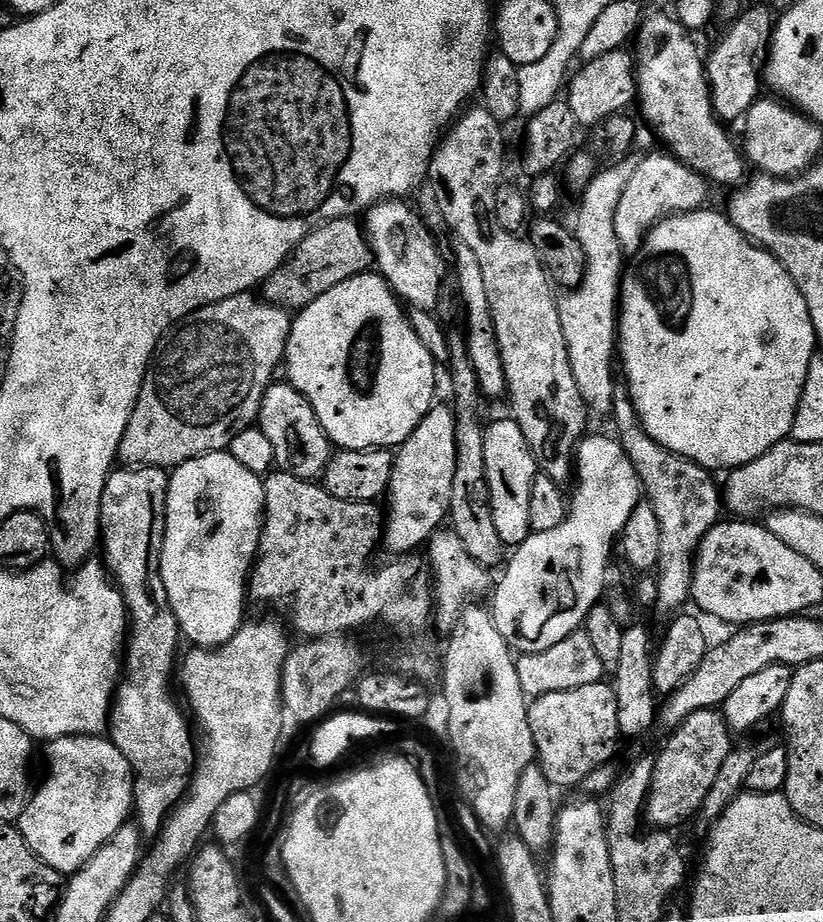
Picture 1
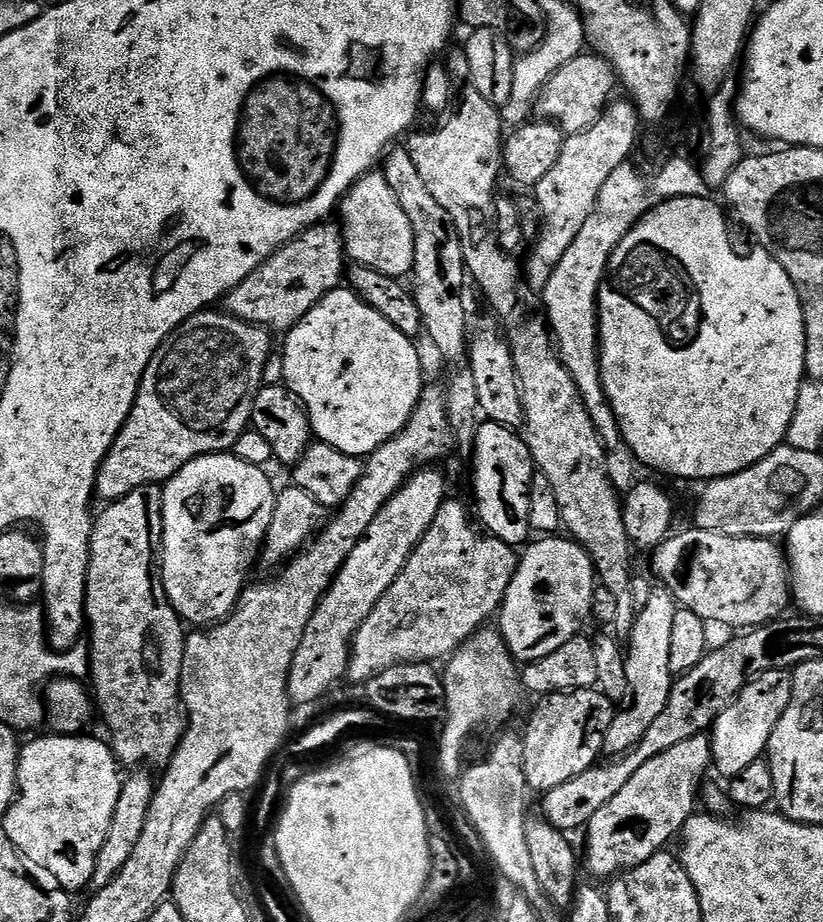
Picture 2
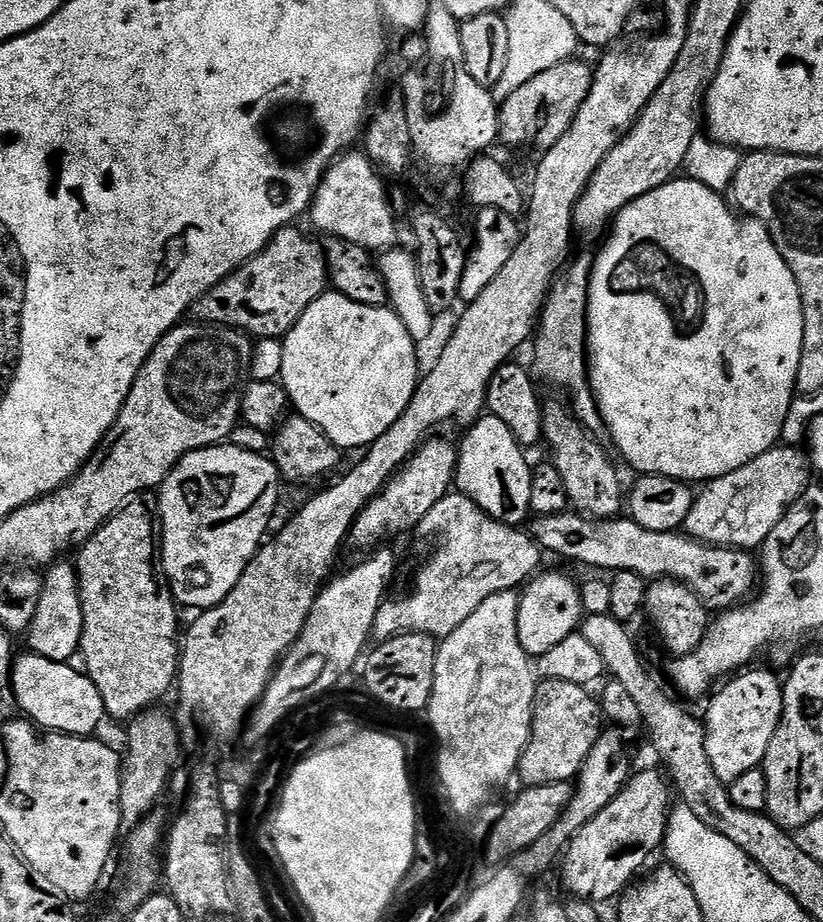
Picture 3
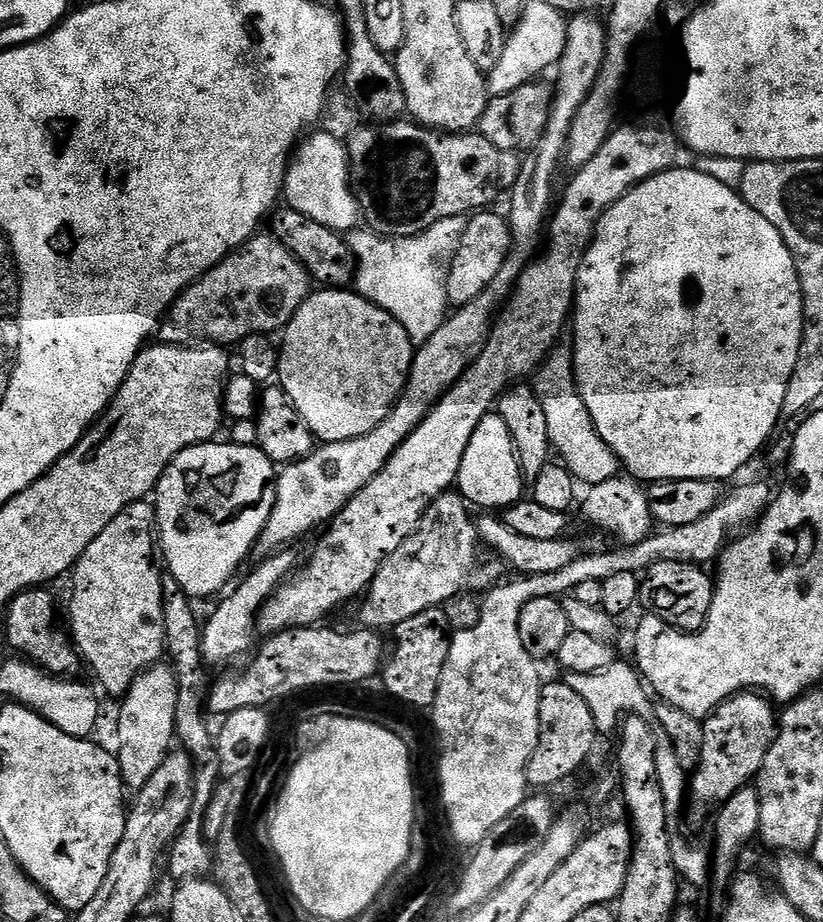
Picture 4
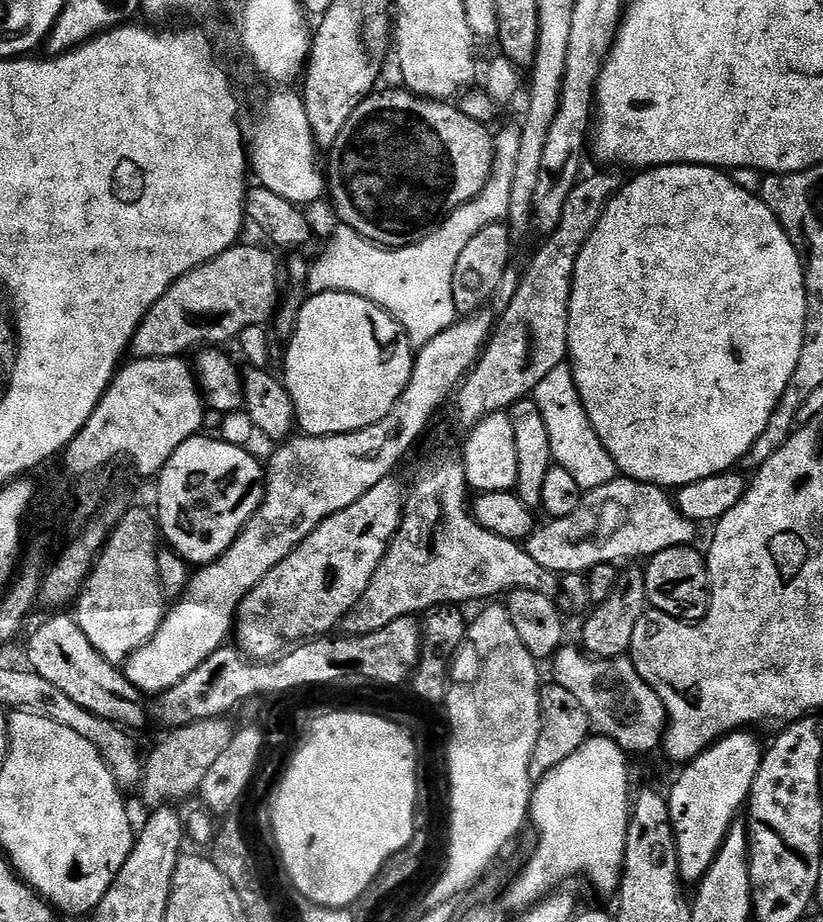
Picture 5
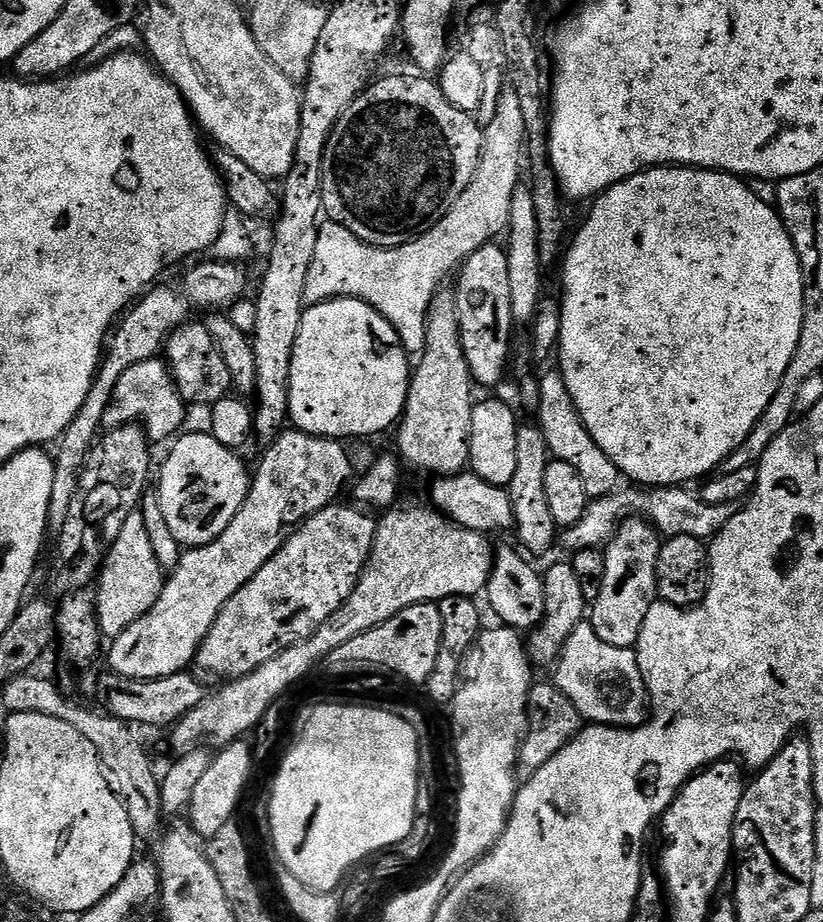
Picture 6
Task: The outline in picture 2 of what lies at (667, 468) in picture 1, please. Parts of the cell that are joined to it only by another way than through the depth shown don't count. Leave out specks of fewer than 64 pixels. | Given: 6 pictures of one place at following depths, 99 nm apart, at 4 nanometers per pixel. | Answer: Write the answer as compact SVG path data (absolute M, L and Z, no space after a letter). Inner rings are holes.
M663 586L653 587L646 606L636 613L636 621L626 636L626 698L618 701L616 717L606 732L604 752L609 757L623 756L638 742L642 734L654 726L658 714L666 706L670 696L674 674L670 670L670 638L674 627L674 614L678 610L672 591Z

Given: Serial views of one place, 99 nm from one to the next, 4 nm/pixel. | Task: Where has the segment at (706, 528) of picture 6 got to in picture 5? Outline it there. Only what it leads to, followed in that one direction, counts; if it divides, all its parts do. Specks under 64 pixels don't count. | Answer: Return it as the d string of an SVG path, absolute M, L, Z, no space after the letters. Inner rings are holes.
M617 478L606 482L606 486L598 486L598 490L585 492L574 514L566 514L566 518L557 520L549 519L547 523L545 528L544 525L537 527L528 537L526 547L530 558L534 558L538 566L557 574L570 572L587 574L599 564L619 565L620 560L636 560L639 556L651 558L662 550L691 545L698 531L697 525L677 510L673 497L660 485L627 478Z

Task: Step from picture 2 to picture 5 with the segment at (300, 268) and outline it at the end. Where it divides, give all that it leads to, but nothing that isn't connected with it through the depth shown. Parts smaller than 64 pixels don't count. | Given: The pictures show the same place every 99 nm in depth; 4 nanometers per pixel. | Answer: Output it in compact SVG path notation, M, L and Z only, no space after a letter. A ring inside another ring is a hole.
M237 242L231 248L218 254L202 266L192 268L184 276L179 276L150 306L150 310L142 318L138 330L130 345L133 357L141 360L154 358L183 357L184 352L203 349L205 346L224 346L227 340L235 341L242 334L244 327L267 325L272 311L276 308L276 291L280 288L280 264L276 261L277 253L267 247L259 248L256 244Z

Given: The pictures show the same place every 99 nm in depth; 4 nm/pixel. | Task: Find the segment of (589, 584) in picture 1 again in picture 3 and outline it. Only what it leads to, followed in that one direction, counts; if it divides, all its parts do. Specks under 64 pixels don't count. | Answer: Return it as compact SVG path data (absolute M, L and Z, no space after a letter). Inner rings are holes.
M546 572L537 575L523 589L518 606L518 638L522 647L533 658L538 658L546 654L546 650L558 646L562 638L573 635L582 624L580 589L577 581L572 581L560 572Z

